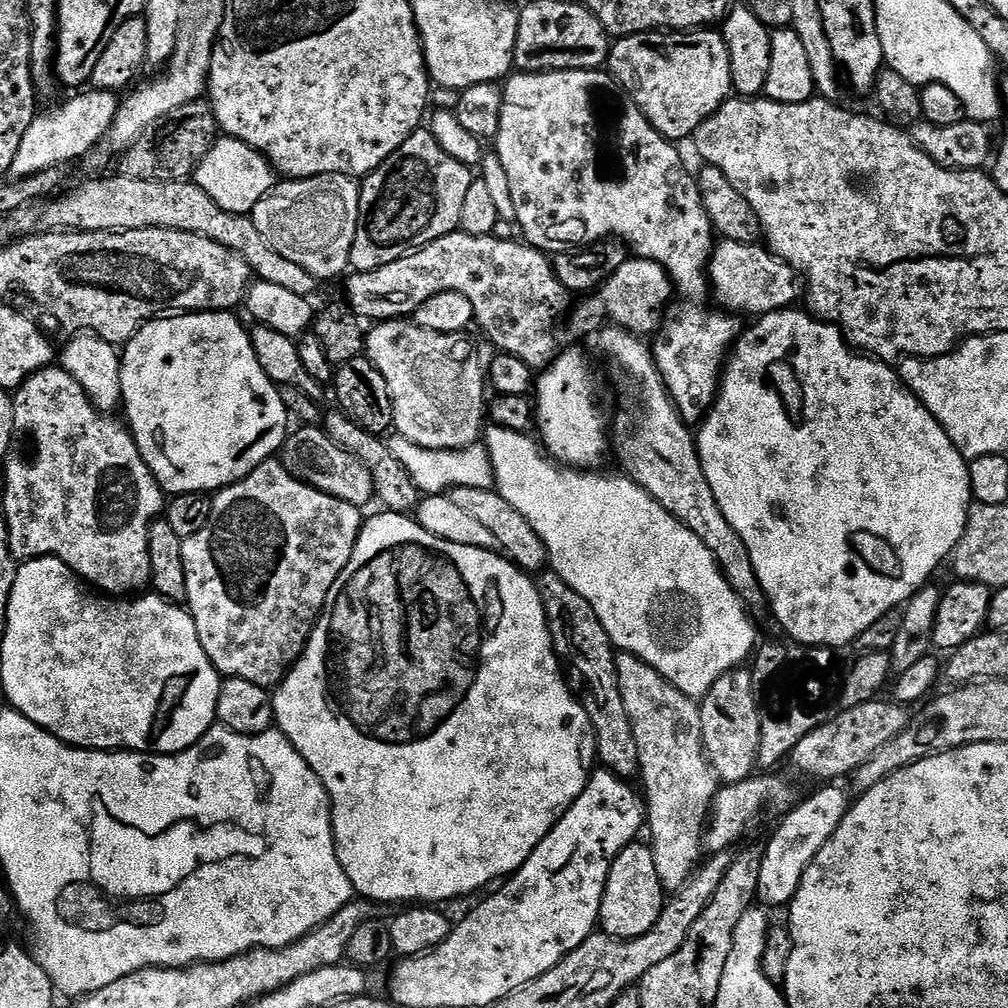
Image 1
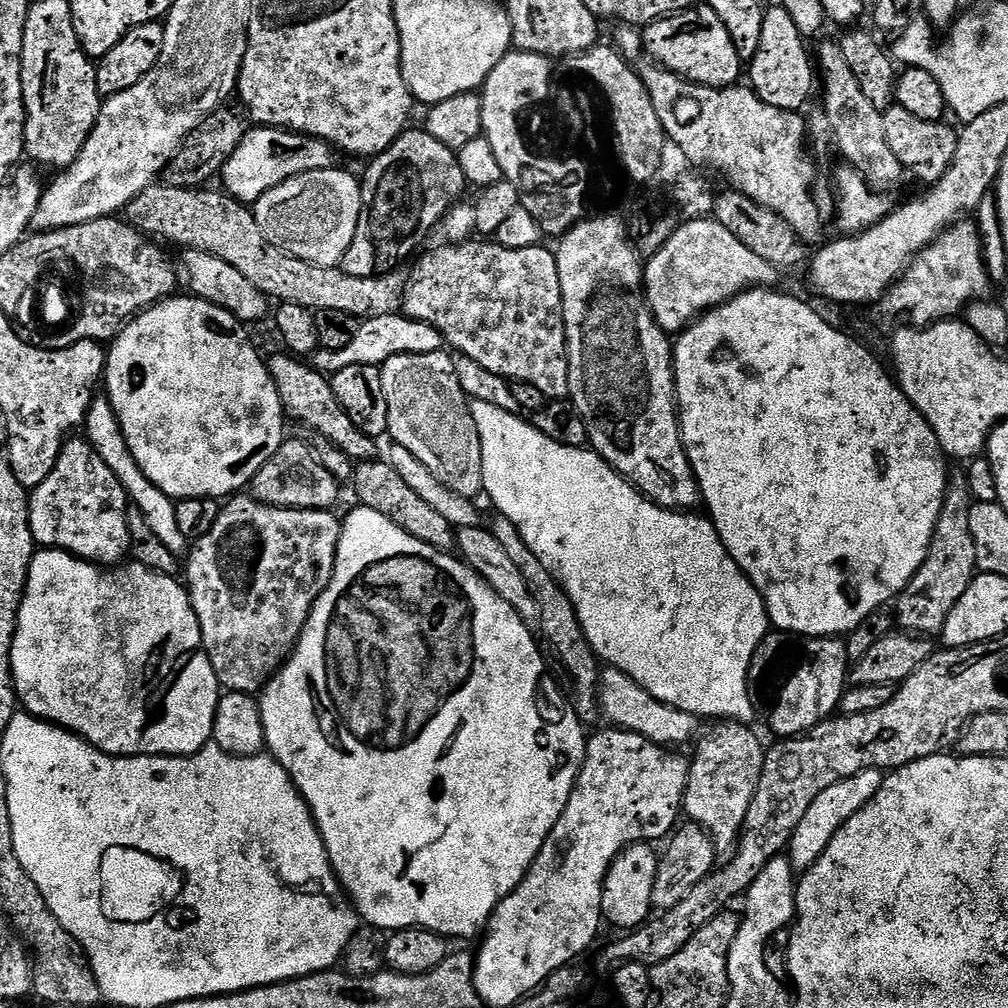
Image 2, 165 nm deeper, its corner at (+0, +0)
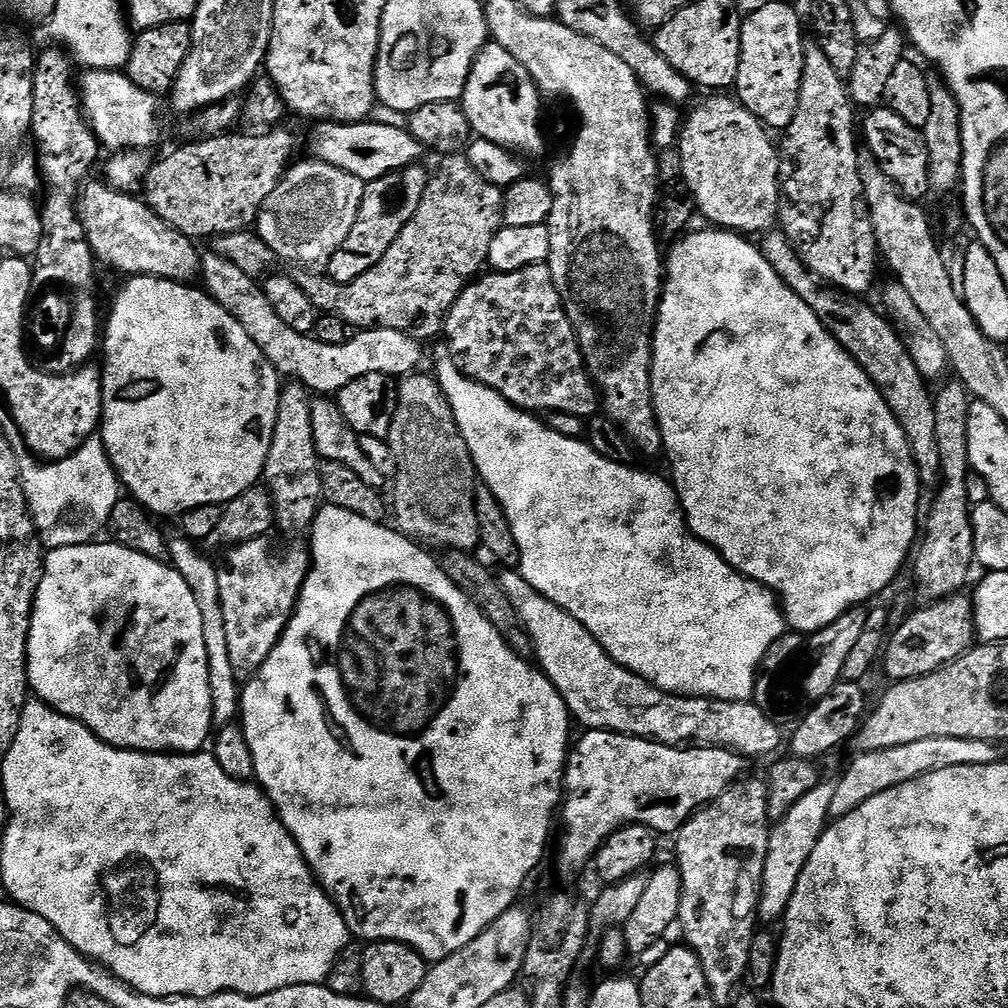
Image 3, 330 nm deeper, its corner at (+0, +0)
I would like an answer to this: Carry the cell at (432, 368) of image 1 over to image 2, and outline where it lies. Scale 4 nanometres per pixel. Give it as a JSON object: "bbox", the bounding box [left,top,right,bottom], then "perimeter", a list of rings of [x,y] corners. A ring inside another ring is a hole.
{"bbox":[380,350,484,498],"perimeter":[[[441,350],[430,354],[402,354],[390,358],[380,368],[382,390],[386,390],[388,407],[387,435],[397,444],[410,450],[426,470],[460,496],[476,498],[484,492],[482,478],[482,442],[478,438],[478,426],[474,426],[474,414],[469,403],[470,396],[464,393],[464,384],[456,373],[456,364]]]}

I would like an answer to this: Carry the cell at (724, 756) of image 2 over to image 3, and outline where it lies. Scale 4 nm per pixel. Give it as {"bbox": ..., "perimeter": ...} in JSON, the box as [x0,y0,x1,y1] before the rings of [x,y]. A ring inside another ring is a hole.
{"bbox":[674,778,770,1006],"perimeter":[[[741,778],[731,784],[716,800],[711,800],[675,833],[674,863],[682,874],[682,902],[679,927],[684,927],[687,947],[693,948],[702,962],[706,982],[717,1005],[724,1006],[737,995],[736,987],[748,975],[748,959],[752,937],[758,928],[762,870],[766,870],[770,817],[768,815],[768,785],[763,779]]]}

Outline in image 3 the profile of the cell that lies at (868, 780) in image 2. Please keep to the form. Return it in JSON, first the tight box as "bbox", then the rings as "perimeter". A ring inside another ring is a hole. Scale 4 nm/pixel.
{"bbox":[830,738,997,819],"perimeter":[[[922,738],[922,742],[906,742],[906,746],[890,747],[887,750],[859,753],[856,760],[849,766],[842,780],[835,785],[833,801],[830,802],[830,816],[840,819],[846,814],[852,813],[862,802],[881,793],[882,790],[893,789],[902,782],[910,782],[927,772],[934,770],[950,770],[950,766],[986,766],[997,763],[997,745],[991,740],[975,740],[974,738]]]}

